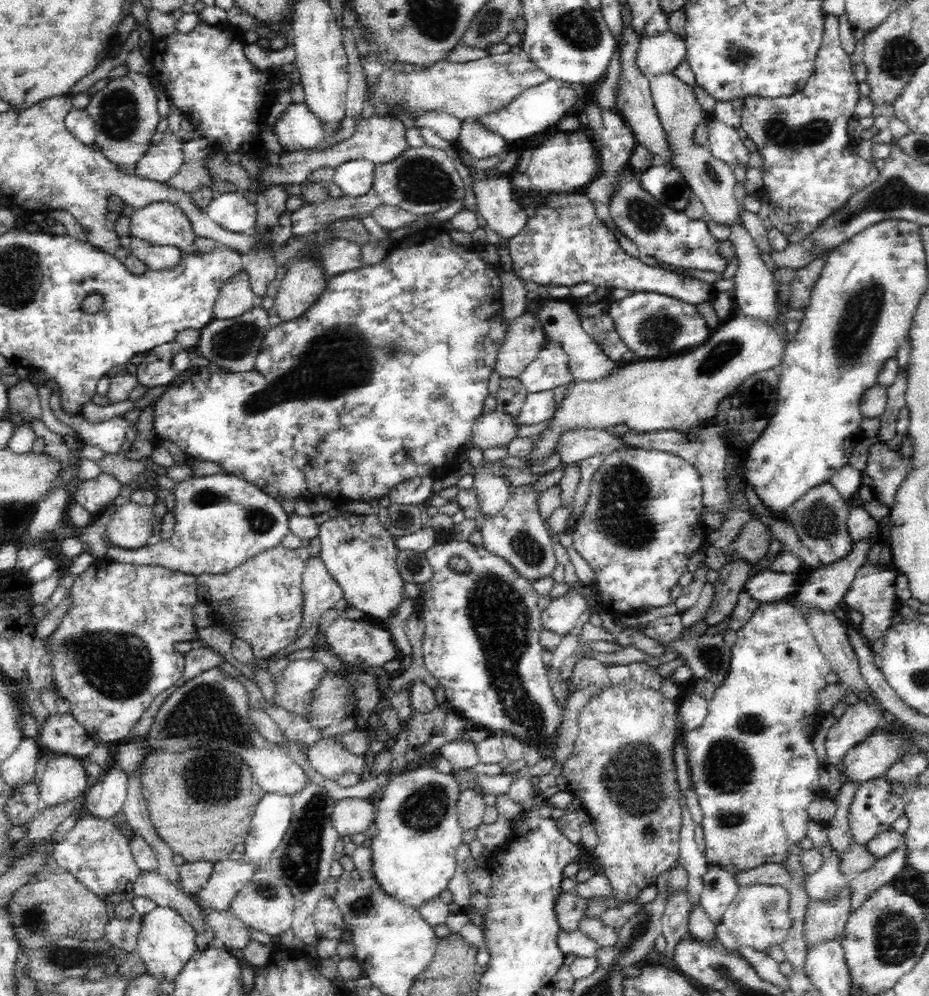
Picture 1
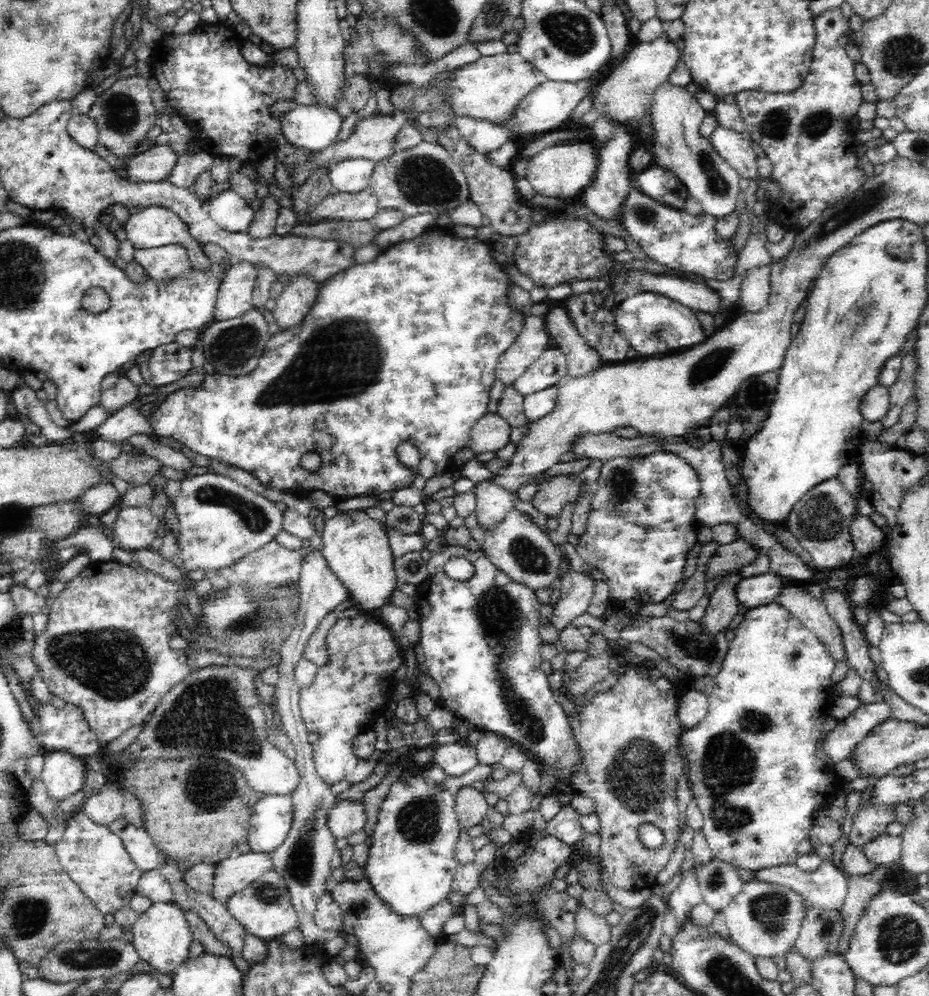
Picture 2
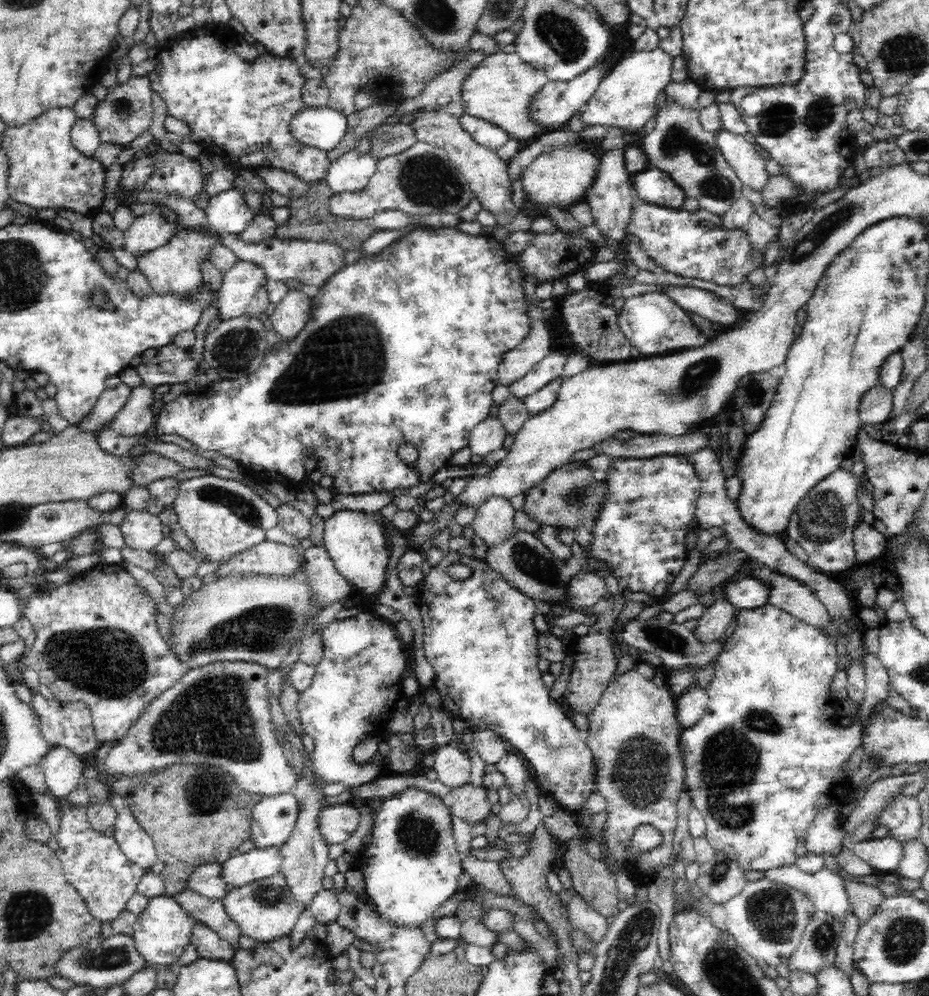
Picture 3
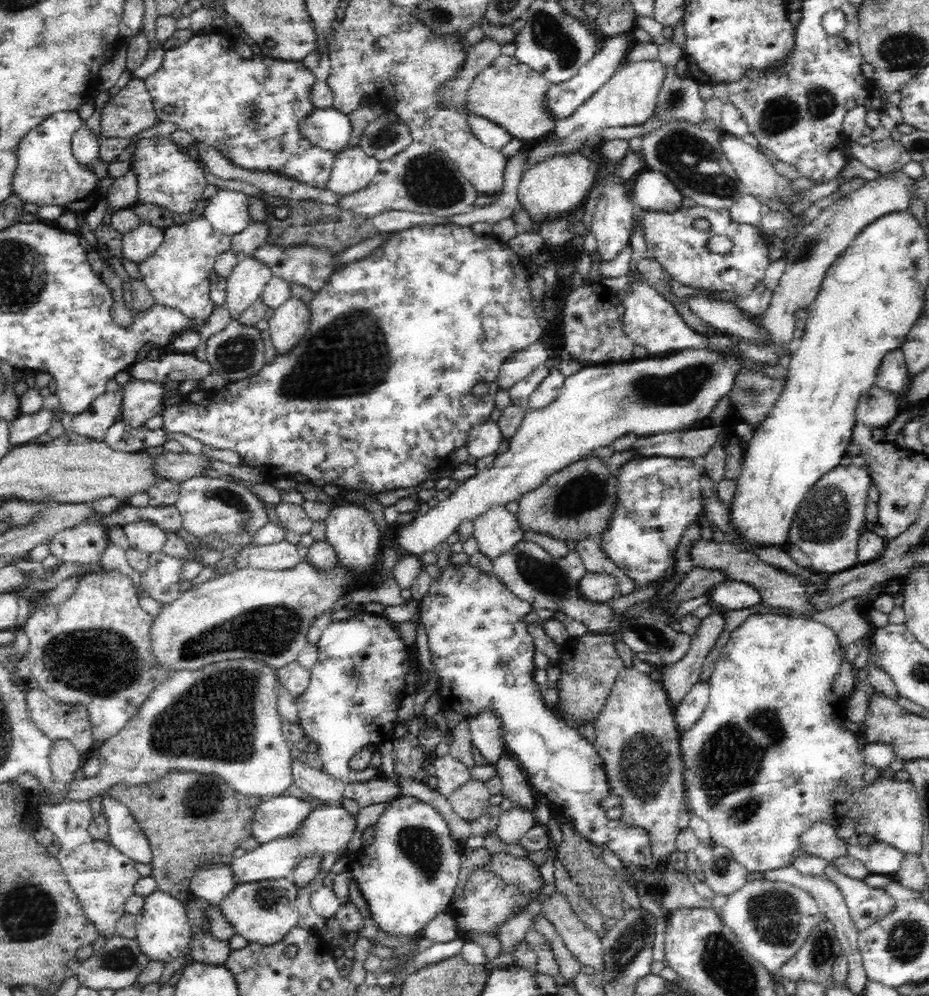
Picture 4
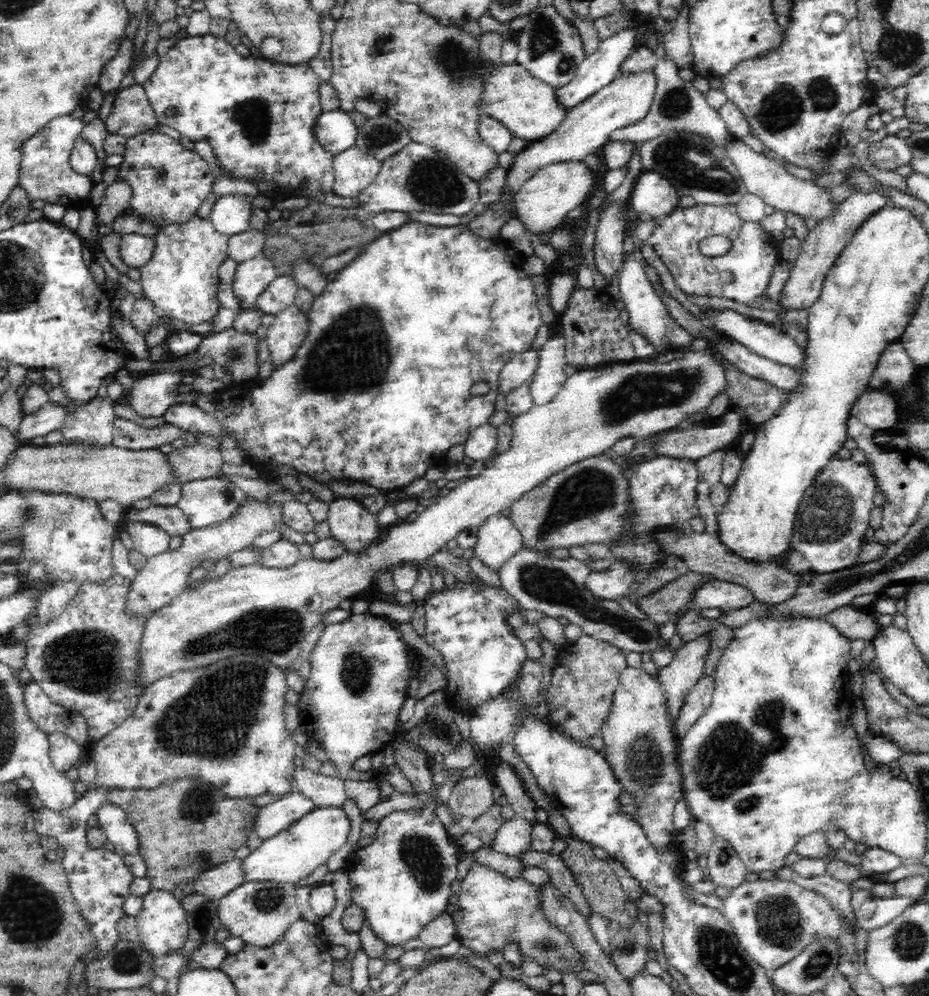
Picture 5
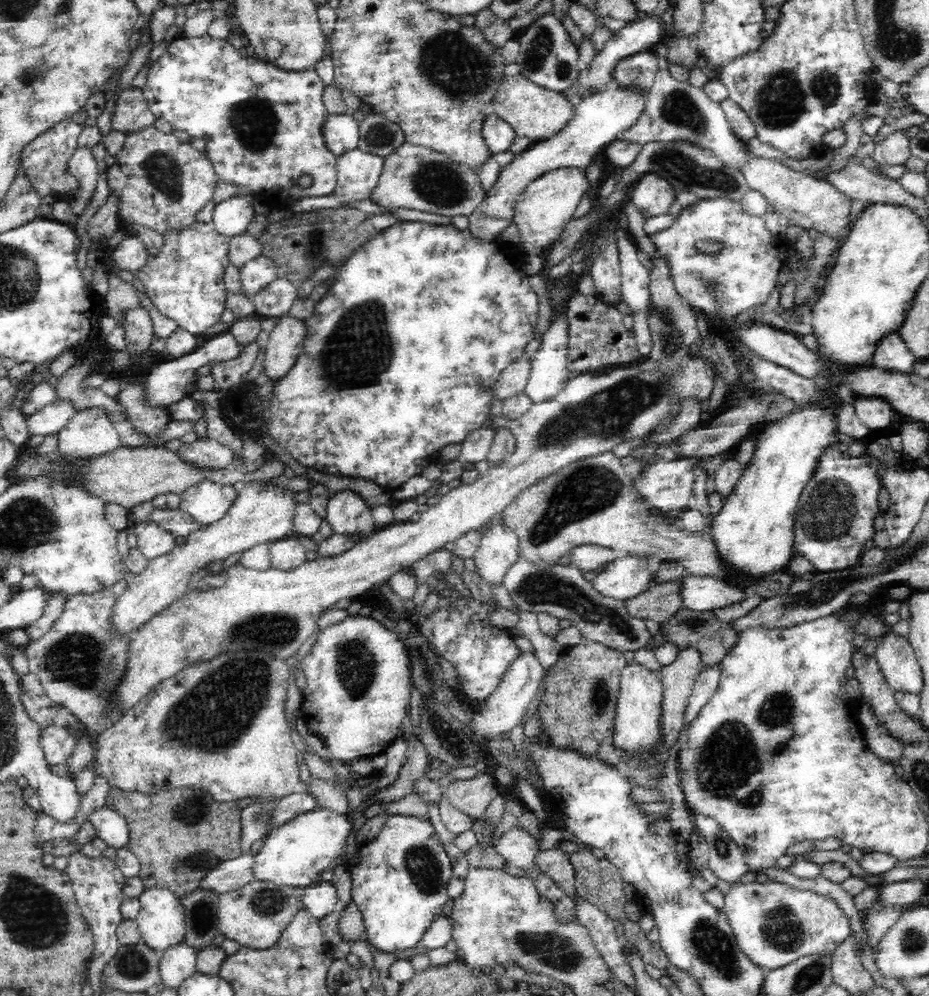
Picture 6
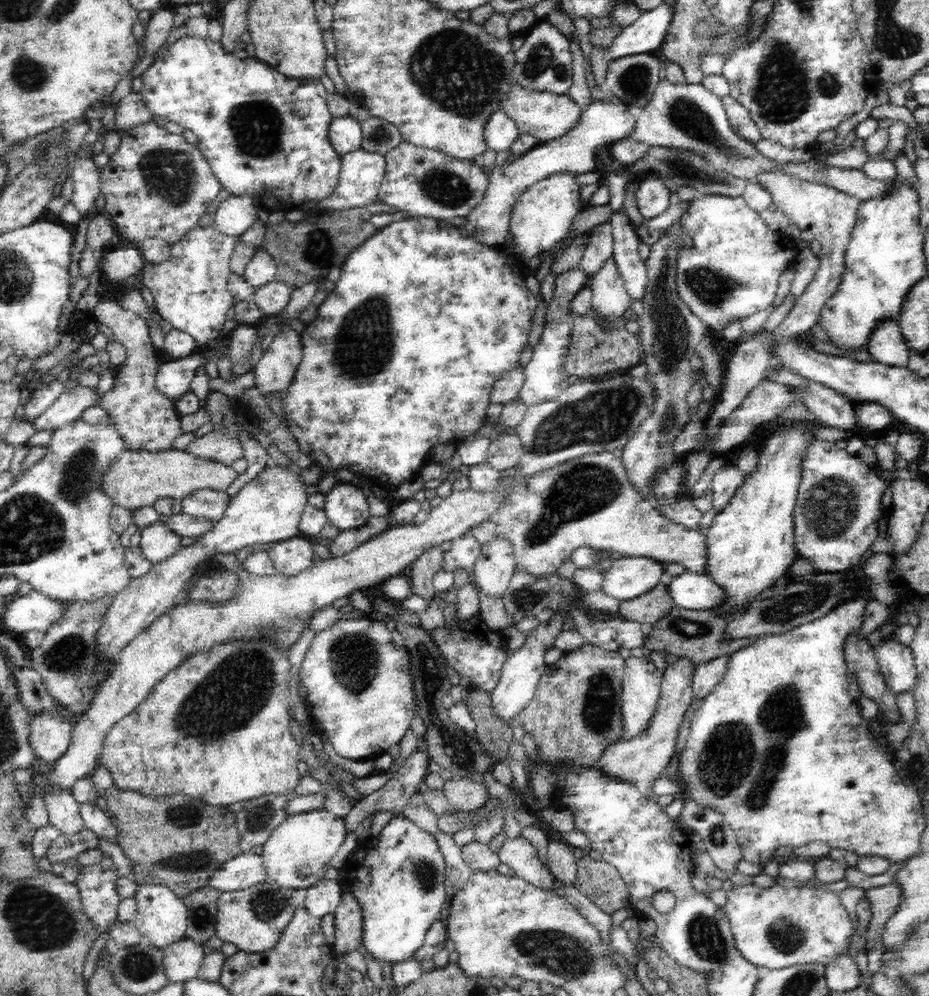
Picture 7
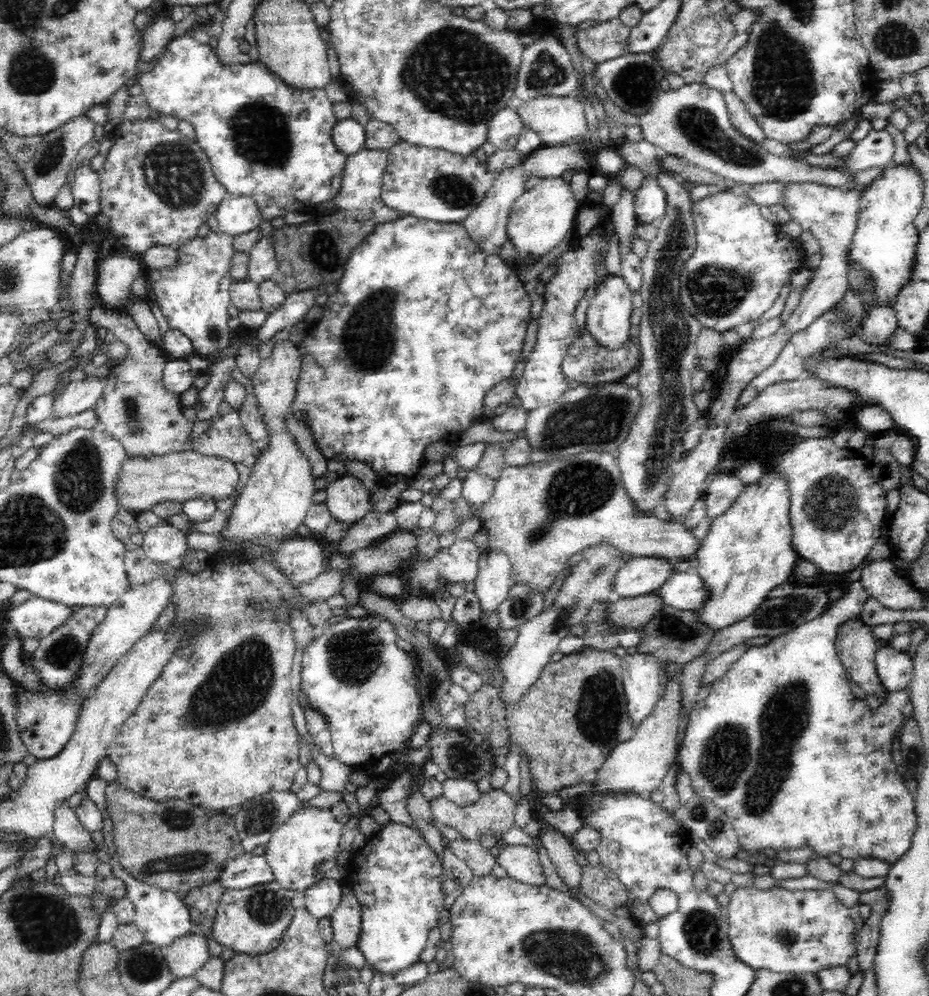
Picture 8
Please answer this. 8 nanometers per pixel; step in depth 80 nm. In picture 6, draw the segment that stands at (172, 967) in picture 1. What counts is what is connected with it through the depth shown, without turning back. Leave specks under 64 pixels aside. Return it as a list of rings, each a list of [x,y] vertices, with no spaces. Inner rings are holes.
[[[147,887],[139,896],[141,909],[137,916],[137,929],[142,941],[156,952],[164,952],[171,946],[180,945],[186,936],[185,908],[181,899],[171,890],[160,887]]]

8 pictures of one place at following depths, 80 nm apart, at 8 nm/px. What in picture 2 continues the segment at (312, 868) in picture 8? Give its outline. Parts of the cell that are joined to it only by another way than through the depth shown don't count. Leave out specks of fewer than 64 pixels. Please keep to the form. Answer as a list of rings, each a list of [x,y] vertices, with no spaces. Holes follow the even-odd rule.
[[[340,800],[328,812],[328,829],[334,838],[346,838],[364,829],[367,817],[362,802]],[[249,851],[236,858],[225,858],[215,866],[214,880],[207,896],[219,904],[226,904],[238,891],[244,890],[264,872],[272,871],[274,863],[270,853]]]

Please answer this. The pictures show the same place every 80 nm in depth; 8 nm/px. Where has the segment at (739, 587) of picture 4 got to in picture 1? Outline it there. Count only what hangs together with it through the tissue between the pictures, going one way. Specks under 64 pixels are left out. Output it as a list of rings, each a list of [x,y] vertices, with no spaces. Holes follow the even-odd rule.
[[[771,570],[760,571],[749,577],[743,589],[761,604],[780,602],[794,596],[802,580],[796,574],[784,574]]]

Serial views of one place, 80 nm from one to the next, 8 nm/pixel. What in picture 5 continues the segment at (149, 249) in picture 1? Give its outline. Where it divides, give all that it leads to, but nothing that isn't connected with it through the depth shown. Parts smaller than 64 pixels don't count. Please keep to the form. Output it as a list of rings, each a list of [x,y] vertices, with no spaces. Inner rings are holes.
[[[196,216],[183,224],[160,228],[156,243],[150,261],[139,269],[143,291],[152,301],[155,314],[165,314],[188,326],[212,323],[221,307],[216,292],[221,282],[219,267],[228,257],[229,237],[218,233],[209,219]]]

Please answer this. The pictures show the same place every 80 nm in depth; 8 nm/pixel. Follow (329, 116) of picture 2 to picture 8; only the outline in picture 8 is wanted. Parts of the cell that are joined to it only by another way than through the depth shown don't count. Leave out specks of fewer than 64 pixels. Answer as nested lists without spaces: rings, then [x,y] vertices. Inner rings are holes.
[[[352,117],[338,119],[331,131],[334,144],[342,154],[356,154],[366,147],[366,129]]]

